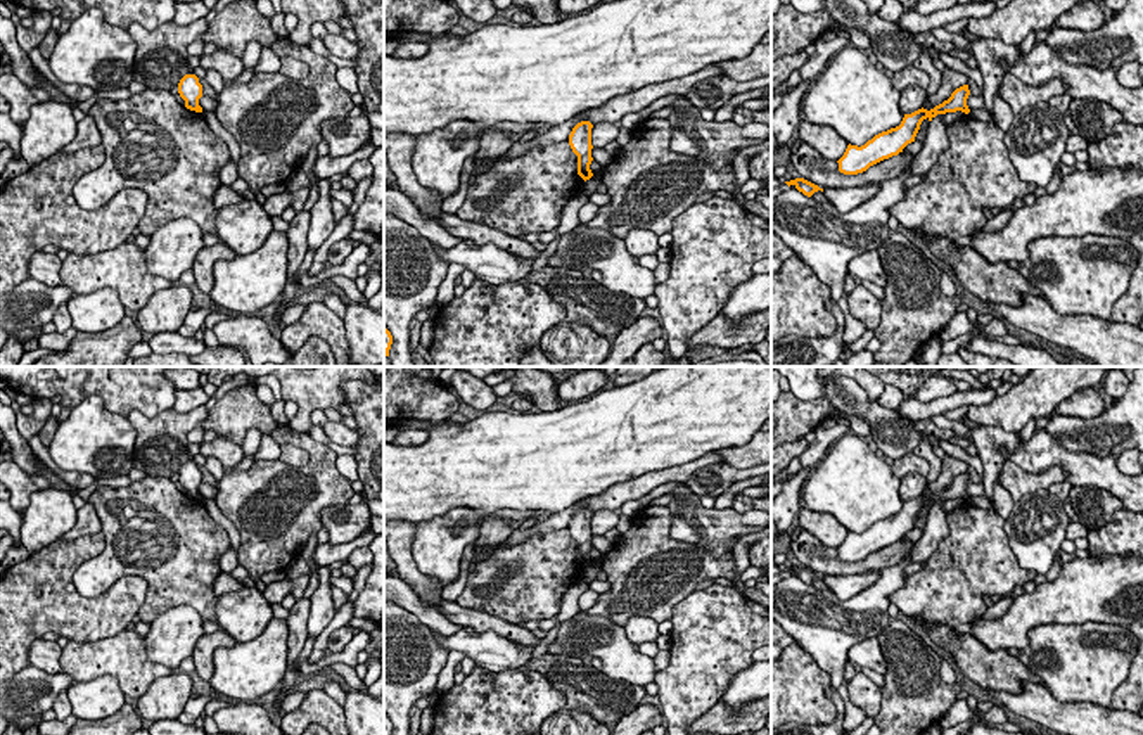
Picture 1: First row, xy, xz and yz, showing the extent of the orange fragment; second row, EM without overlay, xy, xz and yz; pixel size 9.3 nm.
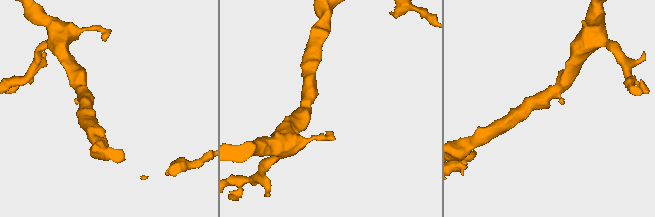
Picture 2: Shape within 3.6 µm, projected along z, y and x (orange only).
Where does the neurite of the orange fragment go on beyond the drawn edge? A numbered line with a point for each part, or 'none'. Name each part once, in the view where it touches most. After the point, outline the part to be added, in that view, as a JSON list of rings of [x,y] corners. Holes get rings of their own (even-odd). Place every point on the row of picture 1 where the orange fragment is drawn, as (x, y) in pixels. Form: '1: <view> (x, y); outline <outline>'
none

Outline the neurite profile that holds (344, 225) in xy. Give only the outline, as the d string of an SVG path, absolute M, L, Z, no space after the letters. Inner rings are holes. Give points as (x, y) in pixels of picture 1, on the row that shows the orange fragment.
M346 214L344 218L341 218L335 227L334 227L334 232L327 237L327 240L315 251L315 256L313 256L313 265L310 268L310 275L316 275L320 272L325 270L325 263L329 261L327 259L327 254L329 254L329 249L332 244L339 242L341 239L346 239L349 237L349 233L353 232L353 214Z

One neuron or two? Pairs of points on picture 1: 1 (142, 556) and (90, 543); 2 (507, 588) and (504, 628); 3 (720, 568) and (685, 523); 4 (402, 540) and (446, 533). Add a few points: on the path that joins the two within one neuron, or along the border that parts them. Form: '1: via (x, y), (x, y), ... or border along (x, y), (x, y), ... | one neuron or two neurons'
1: border along (101, 530), (102, 550), (87, 559), (73, 575) | two neurons
2: border along (466, 606), (491, 613), (517, 626) | two neurons
3: border along (668, 533), (697, 543), (716, 557), (732, 554) | two neurons
4: border along (417, 523), (412, 559), (429, 576) | two neurons

